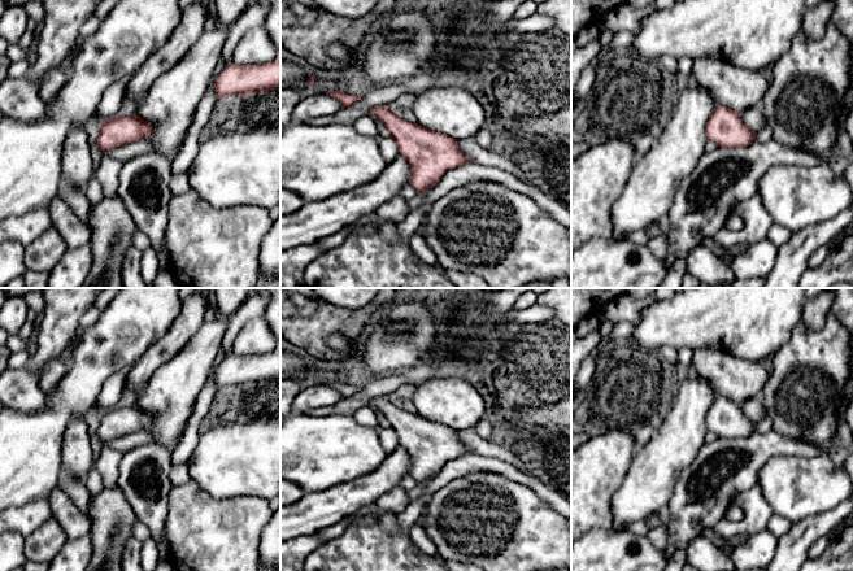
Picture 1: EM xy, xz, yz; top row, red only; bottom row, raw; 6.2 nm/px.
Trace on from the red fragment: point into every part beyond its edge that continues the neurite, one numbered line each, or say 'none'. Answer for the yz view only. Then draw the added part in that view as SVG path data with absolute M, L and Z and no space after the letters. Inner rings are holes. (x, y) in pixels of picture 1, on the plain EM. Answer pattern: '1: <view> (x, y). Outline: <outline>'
1: yz (649, 482). Outline: M695 372L679 385L674 404L652 439L637 449L621 488L612 498L614 531L669 506L680 472L705 444L713 387Z

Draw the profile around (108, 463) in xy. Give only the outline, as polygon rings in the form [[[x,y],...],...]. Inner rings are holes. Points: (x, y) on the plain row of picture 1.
[[[106,444],[103,445],[101,453],[95,463],[95,468],[100,472],[105,488],[117,487],[122,456],[122,452],[113,449]]]

